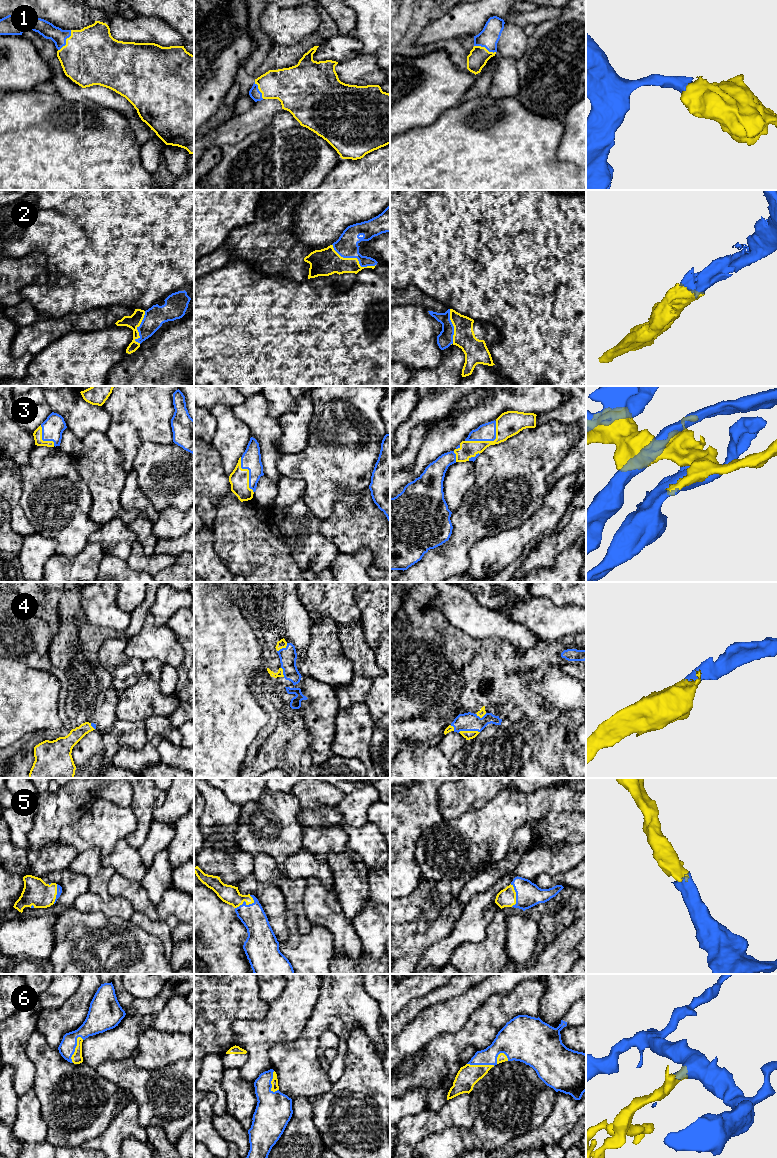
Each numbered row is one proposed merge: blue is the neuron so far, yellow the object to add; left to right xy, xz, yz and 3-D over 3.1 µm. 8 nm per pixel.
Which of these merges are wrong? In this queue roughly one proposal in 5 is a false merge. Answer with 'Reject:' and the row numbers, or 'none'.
Reject: none

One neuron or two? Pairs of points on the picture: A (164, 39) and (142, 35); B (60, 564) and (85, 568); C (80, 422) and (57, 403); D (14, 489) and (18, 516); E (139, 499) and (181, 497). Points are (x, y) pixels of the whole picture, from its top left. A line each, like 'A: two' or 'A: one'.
A: one
B: one
C: one
D: one
E: two

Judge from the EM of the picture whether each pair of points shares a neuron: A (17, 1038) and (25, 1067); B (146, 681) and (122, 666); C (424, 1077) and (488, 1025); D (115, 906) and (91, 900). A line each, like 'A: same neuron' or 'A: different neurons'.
A: same neuron
B: different neurons
C: same neuron
D: same neuron

